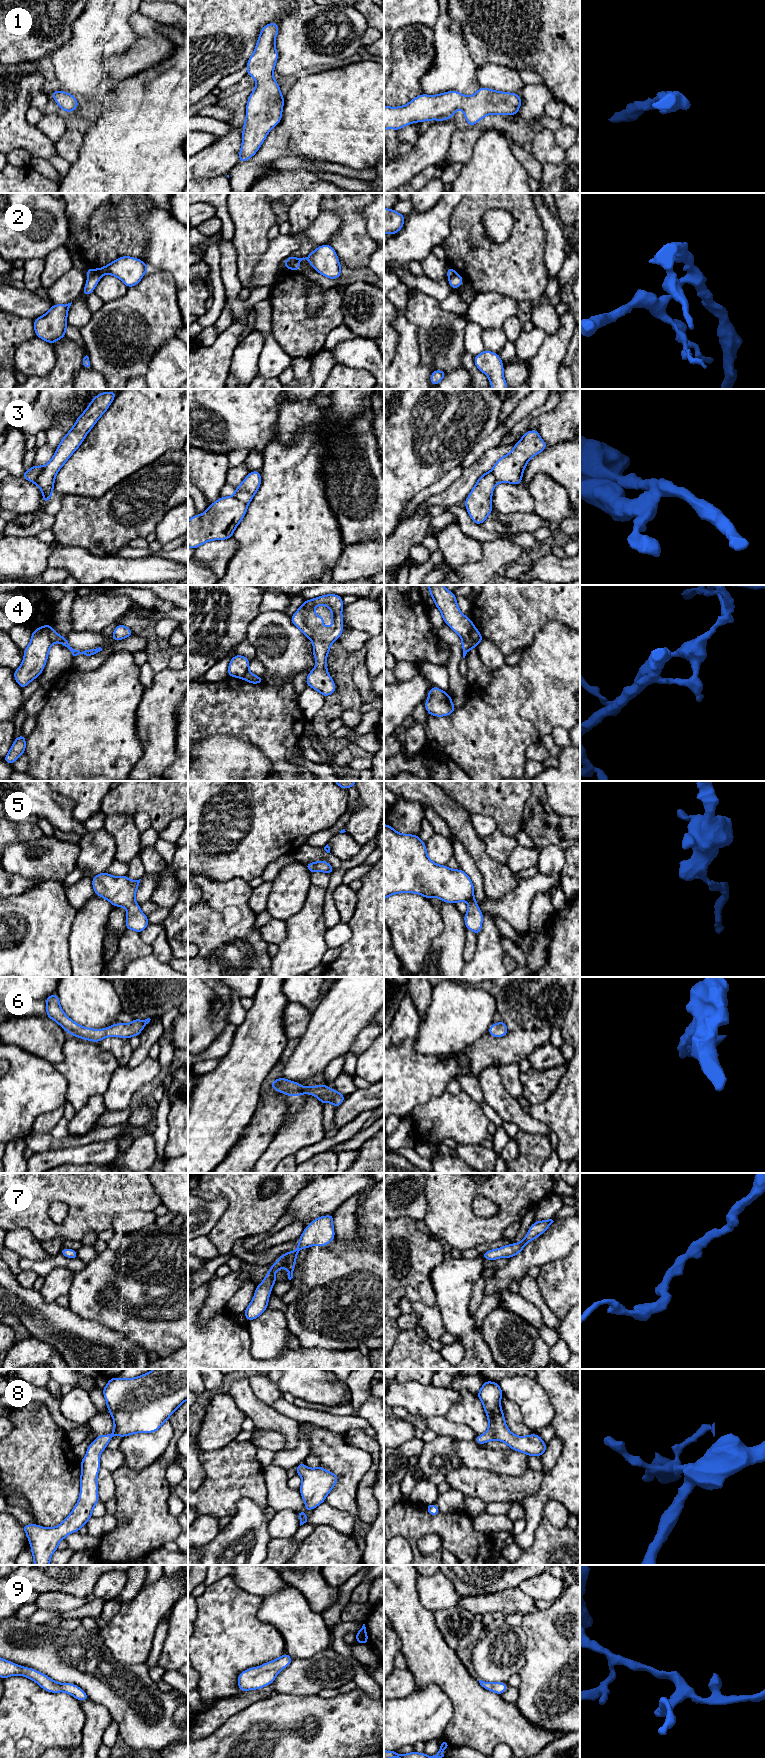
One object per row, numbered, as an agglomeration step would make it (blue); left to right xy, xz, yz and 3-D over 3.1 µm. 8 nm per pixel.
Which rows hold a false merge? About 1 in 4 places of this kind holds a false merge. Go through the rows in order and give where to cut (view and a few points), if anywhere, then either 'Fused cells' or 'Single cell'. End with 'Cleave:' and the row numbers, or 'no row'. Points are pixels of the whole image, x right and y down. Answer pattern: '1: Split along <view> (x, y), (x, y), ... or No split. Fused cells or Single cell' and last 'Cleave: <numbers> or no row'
1: No split. Single cell
2: Split along xz (298, 262), (288, 261), (284, 263). Fused cells
3: Split along xy (44, 467), (34, 482). Fused cells
4: Split along yz (474, 627), (472, 639), (477, 644). Fused cells
5: No split. Single cell
6: No split. Single cell
7: No split. Single cell
8: No split. Single cell
9: No split. Single cell
Cleave: 2, 3, 4

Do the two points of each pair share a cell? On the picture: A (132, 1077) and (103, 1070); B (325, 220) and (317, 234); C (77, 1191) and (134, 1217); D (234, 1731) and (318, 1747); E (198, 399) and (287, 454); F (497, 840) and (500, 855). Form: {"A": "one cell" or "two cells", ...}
{"A": "two cells", "B": "one cell", "C": "two cells", "D": "one cell", "E": "two cells", "F": "one cell"}

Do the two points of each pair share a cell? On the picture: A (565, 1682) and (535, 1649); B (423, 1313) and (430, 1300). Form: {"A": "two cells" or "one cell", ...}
{"A": "one cell", "B": "two cells"}

